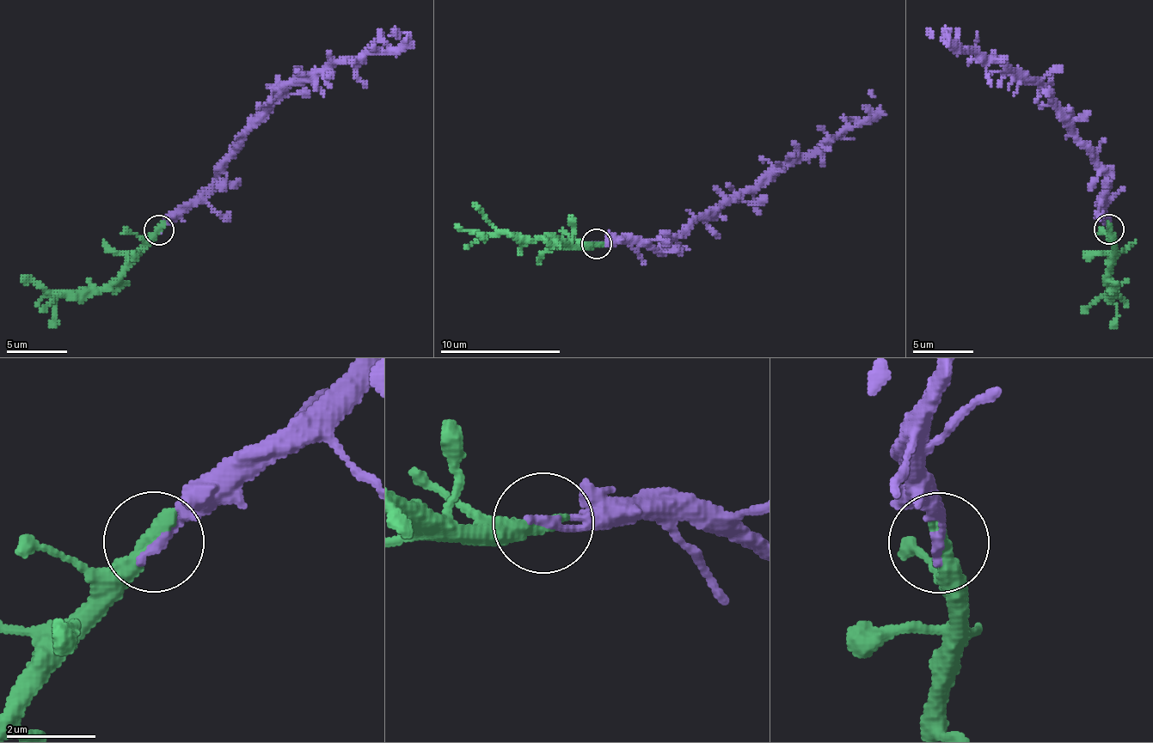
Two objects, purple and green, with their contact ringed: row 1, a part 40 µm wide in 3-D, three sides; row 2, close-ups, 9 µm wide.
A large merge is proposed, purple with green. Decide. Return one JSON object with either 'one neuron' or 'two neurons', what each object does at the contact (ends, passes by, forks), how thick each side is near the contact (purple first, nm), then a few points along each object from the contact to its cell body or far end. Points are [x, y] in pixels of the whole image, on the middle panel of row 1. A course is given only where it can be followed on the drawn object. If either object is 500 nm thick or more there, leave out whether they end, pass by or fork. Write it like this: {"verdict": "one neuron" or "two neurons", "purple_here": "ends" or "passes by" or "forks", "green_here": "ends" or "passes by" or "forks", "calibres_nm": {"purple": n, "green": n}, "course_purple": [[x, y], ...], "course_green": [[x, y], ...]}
{"verdict": "one neuron", "purple_here": "ends", "green_here": "ends", "calibres_nm": {"purple": 240, "green": 460}, "course_purple": [[596, 243], [659, 249], [867, 124], [880, 112], [869, 106], [869, 91]], "course_green": [[596, 243], [561, 242], [505, 233], [478, 236], [456, 224]]}

